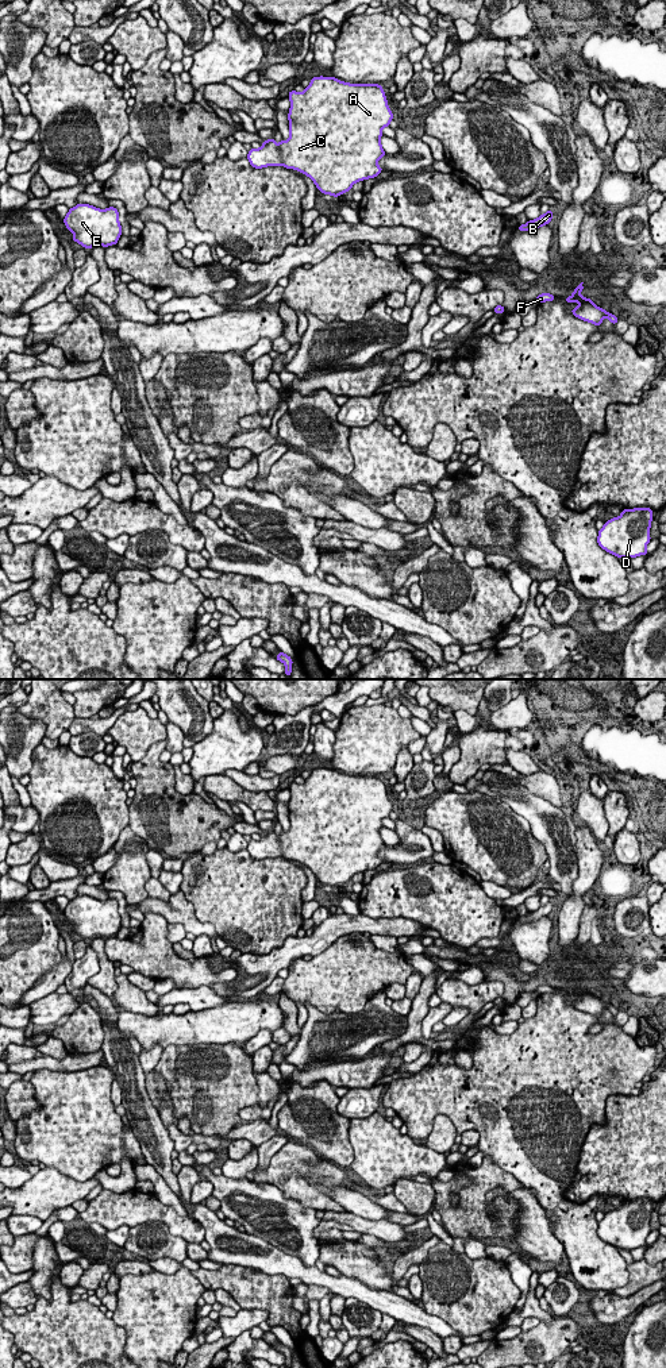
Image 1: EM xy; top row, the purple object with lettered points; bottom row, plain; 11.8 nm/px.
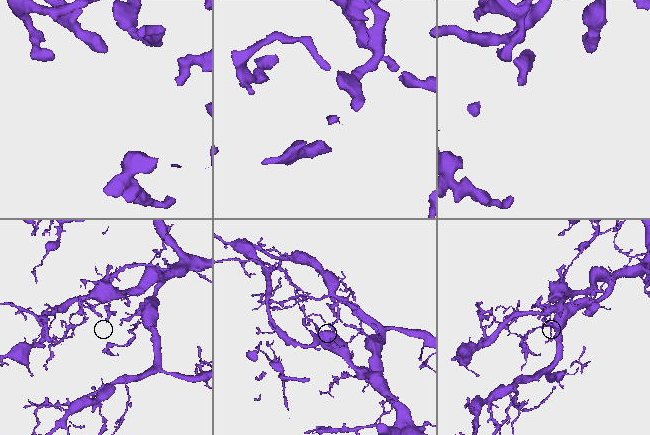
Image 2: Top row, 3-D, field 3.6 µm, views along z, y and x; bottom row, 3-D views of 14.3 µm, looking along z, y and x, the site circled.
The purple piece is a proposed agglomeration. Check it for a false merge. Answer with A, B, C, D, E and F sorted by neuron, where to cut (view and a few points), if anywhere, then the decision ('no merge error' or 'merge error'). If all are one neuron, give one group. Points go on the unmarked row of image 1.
A B C D E F | no cut | no merge error

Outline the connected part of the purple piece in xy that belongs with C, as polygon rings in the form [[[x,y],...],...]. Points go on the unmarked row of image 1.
[[[312,768],[311,775],[303,785],[292,782],[288,785],[290,791],[289,831],[278,836],[274,831],[265,832],[259,840],[251,840],[247,845],[250,856],[255,860],[282,856],[286,860],[294,860],[308,867],[316,879],[324,885],[338,889],[351,882],[351,878],[367,870],[377,868],[382,859],[377,856],[378,851],[386,844],[381,837],[382,820],[389,818],[393,805],[388,798],[385,783],[378,775],[349,775],[332,768]]]

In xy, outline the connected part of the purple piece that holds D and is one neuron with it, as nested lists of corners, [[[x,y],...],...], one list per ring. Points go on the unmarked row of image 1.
[[[651,1199],[623,1201],[619,1209],[605,1213],[598,1222],[597,1234],[617,1249],[647,1246],[651,1211]]]

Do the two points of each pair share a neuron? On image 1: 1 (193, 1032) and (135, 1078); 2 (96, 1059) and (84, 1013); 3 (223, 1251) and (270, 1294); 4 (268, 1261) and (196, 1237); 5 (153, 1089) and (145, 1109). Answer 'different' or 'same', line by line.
1: different
2: different
3: different
4: different
5: different

